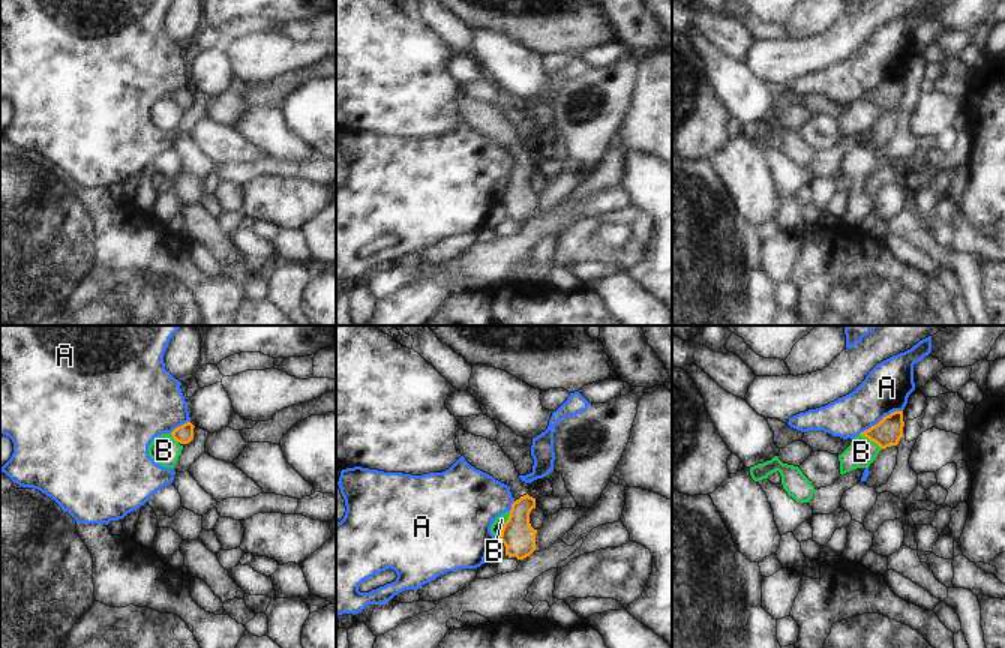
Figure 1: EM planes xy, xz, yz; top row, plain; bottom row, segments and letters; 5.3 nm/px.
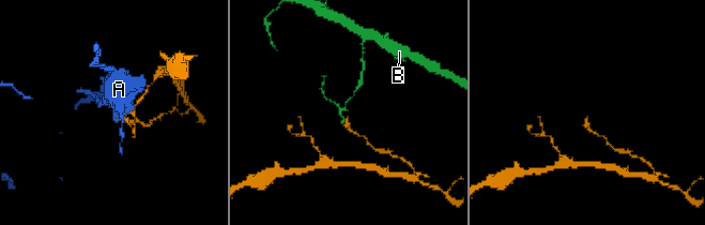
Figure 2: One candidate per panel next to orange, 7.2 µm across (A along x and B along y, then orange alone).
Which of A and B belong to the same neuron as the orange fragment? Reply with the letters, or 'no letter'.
no letter

